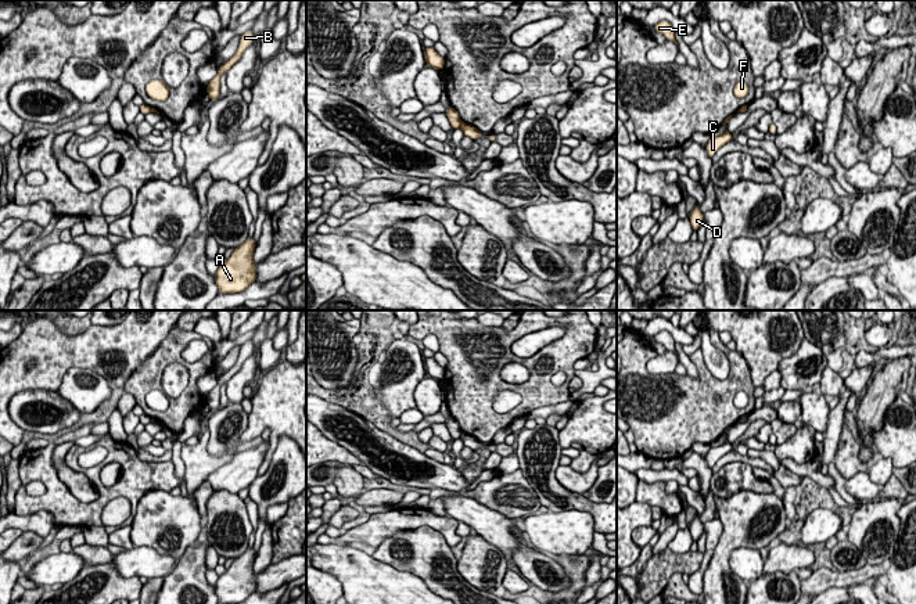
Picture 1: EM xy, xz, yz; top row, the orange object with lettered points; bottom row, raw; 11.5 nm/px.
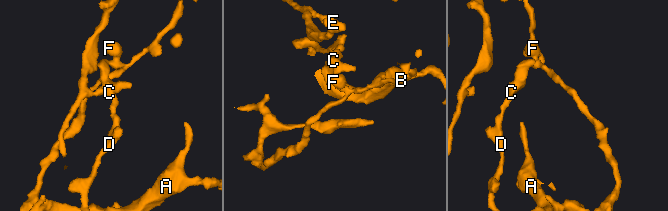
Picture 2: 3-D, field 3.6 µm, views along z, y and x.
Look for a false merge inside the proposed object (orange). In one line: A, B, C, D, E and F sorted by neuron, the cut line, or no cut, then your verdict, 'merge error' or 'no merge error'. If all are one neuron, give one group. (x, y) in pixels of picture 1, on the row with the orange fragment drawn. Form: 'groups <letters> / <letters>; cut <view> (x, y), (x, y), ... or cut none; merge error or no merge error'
groups A C D E / B F; cut xz (463, 122), (460, 126); merge error

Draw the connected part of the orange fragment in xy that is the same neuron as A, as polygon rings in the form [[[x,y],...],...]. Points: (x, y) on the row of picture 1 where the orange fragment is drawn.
[[[254,237],[247,238],[240,247],[234,248],[231,256],[218,267],[215,283],[219,294],[241,292],[255,283],[255,248]]]

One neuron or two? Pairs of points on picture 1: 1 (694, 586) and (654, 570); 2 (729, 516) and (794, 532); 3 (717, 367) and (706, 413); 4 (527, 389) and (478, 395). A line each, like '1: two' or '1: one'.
1: two
2: two
3: two
4: one

